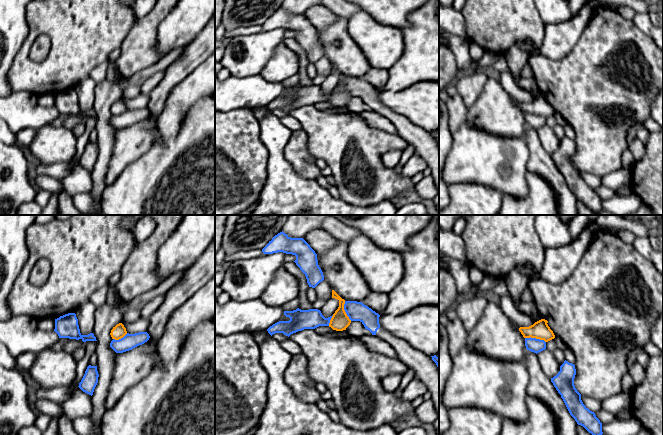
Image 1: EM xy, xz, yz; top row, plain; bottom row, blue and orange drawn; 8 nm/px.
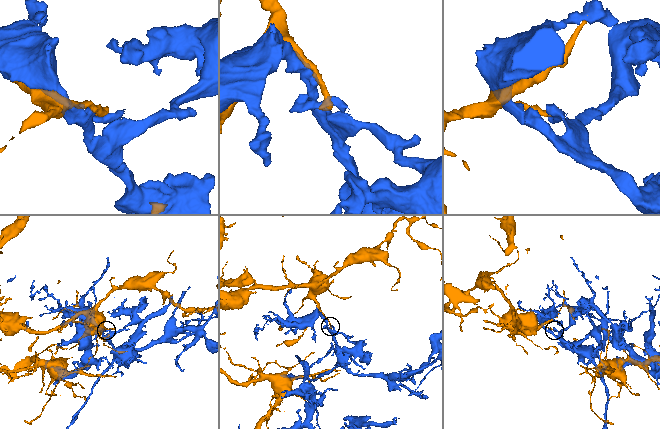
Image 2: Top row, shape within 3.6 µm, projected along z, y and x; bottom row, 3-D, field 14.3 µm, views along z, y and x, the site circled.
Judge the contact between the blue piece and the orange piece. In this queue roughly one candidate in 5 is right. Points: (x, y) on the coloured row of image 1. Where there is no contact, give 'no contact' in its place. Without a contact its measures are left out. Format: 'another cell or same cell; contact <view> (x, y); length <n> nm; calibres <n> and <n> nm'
another cell; contact yz (535, 338); length 170 nm; calibres 110 and 140 nm

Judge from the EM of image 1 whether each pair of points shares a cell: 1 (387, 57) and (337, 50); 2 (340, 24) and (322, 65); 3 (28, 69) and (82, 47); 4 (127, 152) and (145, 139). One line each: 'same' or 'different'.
1: different
2: different
3: same
4: same

